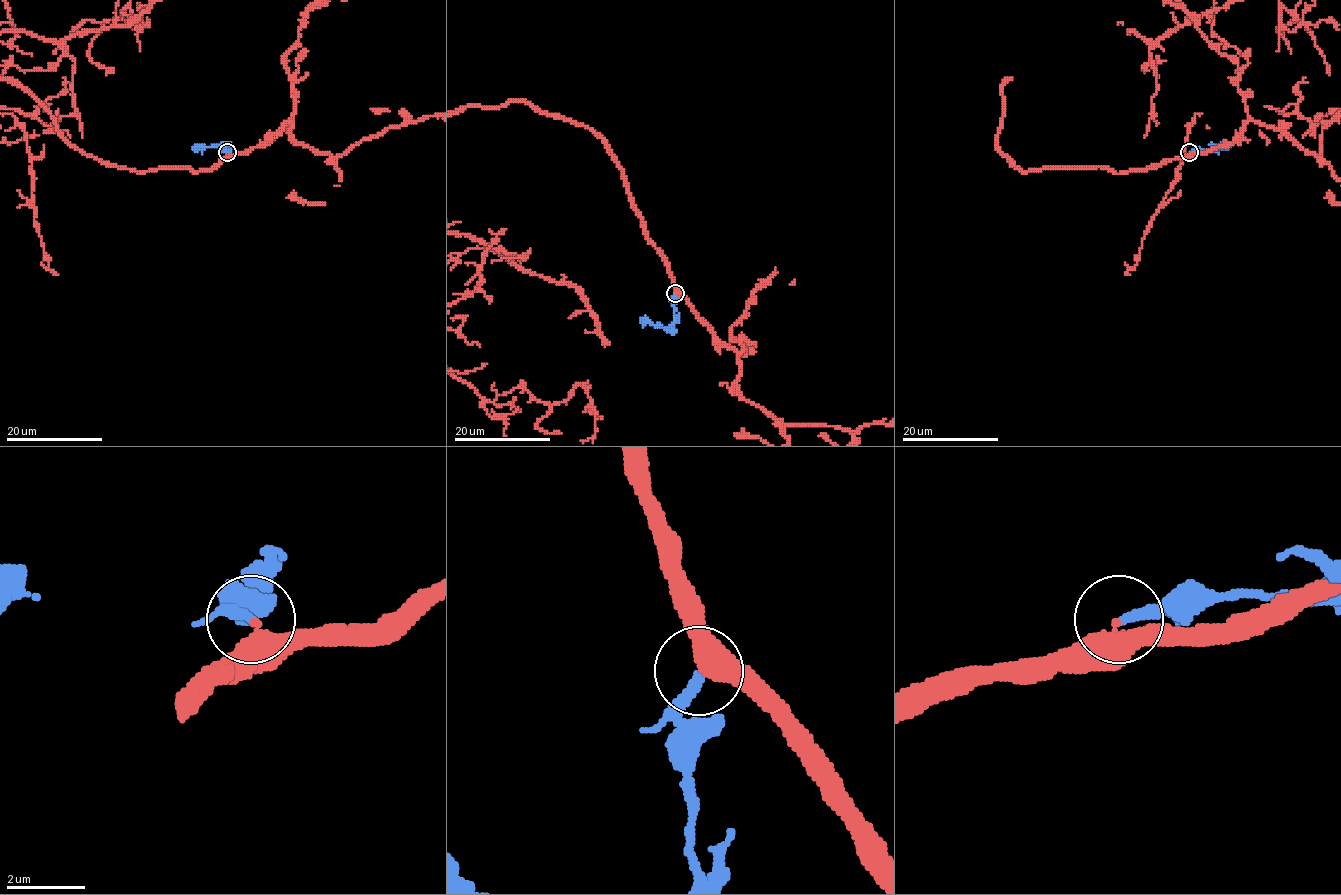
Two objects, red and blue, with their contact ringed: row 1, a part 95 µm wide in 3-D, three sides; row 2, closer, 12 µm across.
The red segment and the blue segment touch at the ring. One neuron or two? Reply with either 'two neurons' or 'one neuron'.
one neuron

